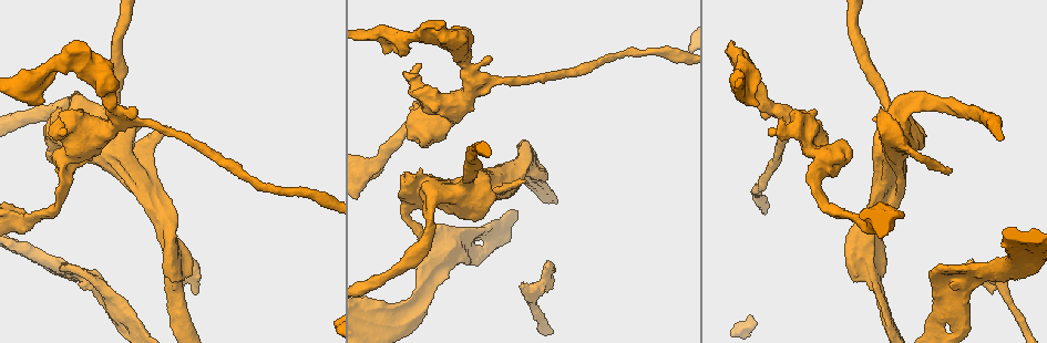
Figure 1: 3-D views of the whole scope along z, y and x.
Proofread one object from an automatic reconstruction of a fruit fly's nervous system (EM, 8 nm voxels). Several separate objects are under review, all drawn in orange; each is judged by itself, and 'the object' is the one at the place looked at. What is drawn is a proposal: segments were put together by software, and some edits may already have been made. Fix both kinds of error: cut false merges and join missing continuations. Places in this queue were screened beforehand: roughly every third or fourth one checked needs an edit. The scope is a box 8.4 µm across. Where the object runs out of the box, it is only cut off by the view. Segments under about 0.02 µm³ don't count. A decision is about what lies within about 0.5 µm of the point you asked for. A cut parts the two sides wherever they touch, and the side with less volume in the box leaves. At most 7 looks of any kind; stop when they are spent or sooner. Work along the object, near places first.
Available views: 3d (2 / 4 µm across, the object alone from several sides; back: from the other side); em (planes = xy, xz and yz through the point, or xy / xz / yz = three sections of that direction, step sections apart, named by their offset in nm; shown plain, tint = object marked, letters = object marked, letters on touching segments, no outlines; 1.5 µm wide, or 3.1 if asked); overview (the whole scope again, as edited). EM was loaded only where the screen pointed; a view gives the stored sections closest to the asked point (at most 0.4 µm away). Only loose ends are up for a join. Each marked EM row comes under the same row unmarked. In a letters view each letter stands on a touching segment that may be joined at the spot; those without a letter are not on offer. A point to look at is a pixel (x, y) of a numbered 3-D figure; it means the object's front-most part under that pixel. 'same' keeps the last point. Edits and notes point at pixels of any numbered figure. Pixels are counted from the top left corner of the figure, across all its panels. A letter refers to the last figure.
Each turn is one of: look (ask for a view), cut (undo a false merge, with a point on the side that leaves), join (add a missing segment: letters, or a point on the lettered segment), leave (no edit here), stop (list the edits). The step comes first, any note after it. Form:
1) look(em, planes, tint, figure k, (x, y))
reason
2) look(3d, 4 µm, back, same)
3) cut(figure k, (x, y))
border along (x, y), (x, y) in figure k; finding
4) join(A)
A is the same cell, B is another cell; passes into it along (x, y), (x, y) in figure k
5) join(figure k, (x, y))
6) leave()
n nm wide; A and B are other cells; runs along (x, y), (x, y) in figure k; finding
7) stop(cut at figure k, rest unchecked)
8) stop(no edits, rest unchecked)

look(3d, 4 µm, figure 1, (94, 157))
an open end

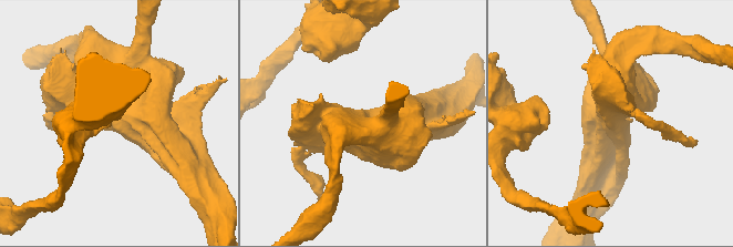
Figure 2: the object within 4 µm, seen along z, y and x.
look(em, xz, step 8, tint, figure 2, (603, 124))

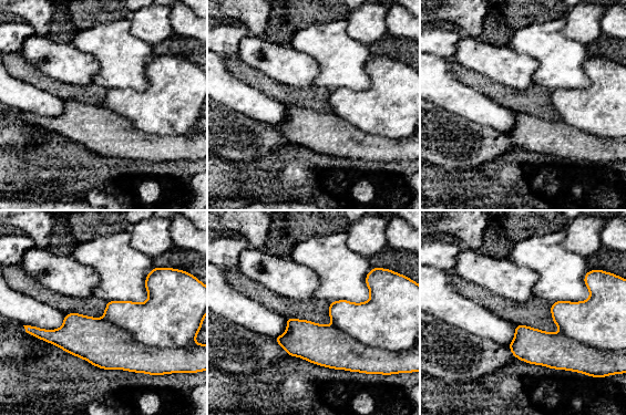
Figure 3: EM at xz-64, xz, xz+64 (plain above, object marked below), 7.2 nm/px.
look(em, planes, letters, same)
another direction

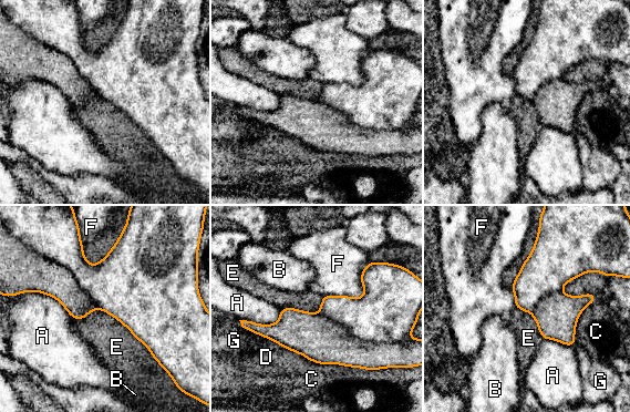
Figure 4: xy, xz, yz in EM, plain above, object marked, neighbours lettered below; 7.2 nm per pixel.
cut(figure 4, (320, 340))
300 nm wide; A, B, C, D, E, F and G are other cells; the part that leaves runs along (252, 327), (372, 347) in figure 4; a second neuron is stuck on

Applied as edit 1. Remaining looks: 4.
look(em, yz, step 4, tint, figure 1, (442, 253))
three arms meet

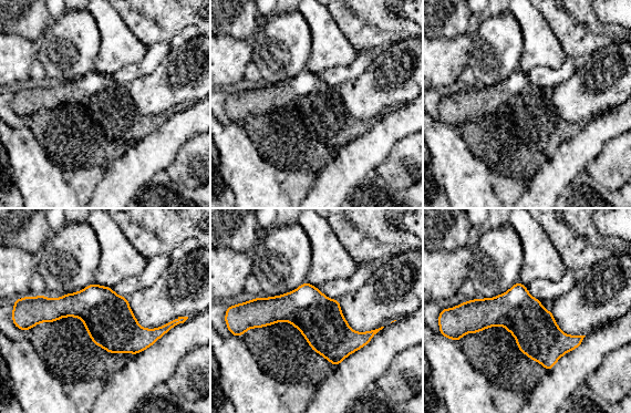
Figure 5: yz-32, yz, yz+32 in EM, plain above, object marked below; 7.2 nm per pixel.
look(em, planes, letters, same)
another direction

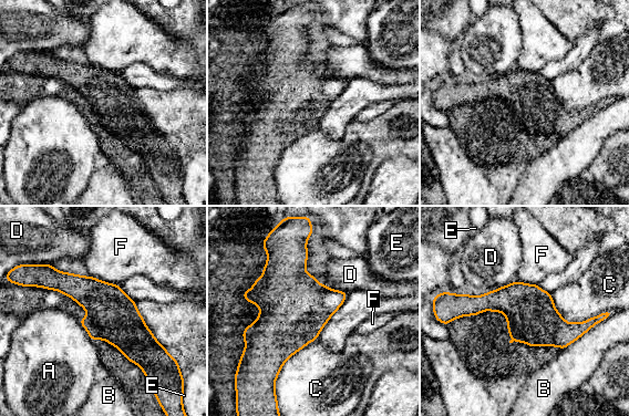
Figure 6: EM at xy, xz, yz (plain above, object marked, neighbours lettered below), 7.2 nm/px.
leave()
360 nm wide; A, B, C, D, E and F are other cells; border along (79, 318), (91, 340) in figure 6; continuous, no second neuron

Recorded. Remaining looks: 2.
look(em, planes, letters, figure 1, (439, 26))
stops while still wide

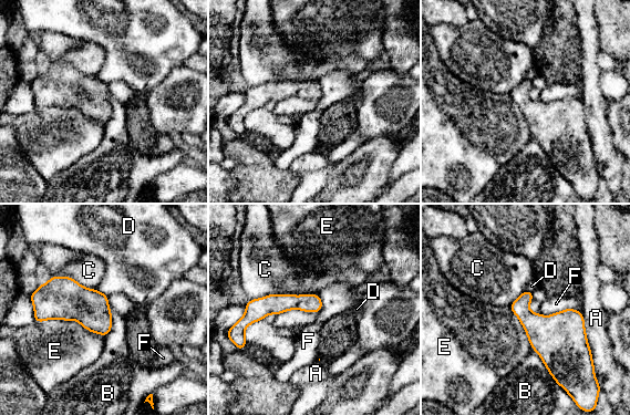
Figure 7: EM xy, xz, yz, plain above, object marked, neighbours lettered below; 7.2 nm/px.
leave()
A, B, C, D, E and F are other cells; runs along (319, 304), (270, 303), (238, 325) in figure 7; none of them fits

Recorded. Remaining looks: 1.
stop(cut at figure 4, rest unchecked)

